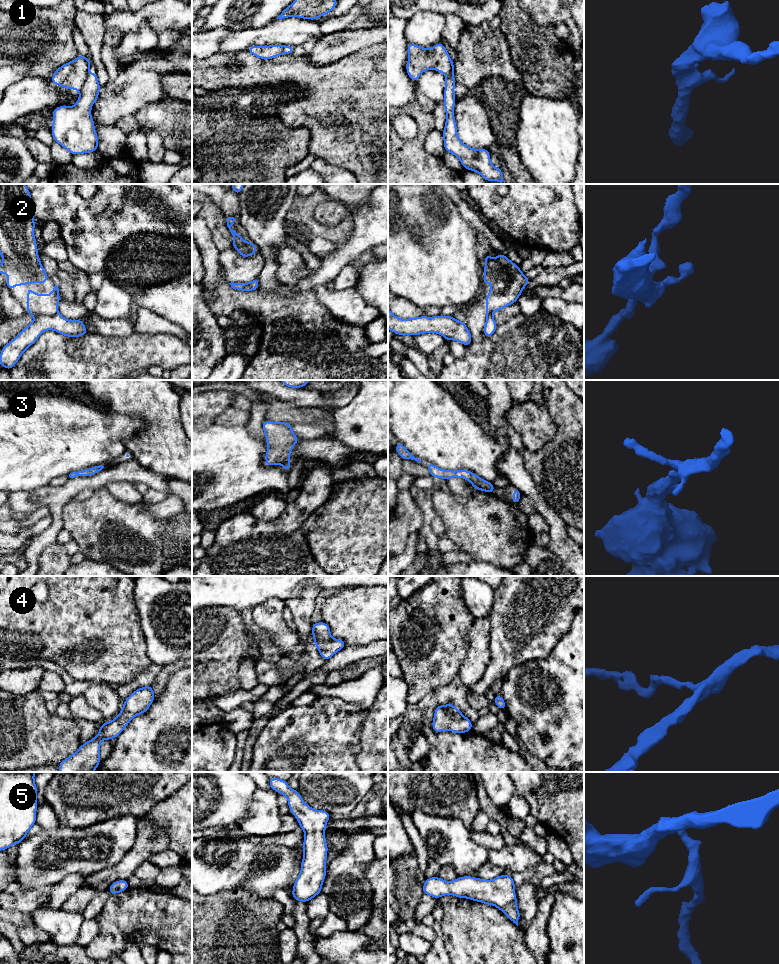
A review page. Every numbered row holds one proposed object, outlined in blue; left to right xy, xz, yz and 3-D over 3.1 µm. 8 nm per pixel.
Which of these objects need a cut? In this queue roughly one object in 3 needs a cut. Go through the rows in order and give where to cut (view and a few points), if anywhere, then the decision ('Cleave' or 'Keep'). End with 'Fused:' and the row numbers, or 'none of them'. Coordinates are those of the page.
1: Split along xy (88, 73), (80, 91). Cleave
2: Split along xy (57, 312), (53, 315), (37, 315), (34, 318). Cleave
3: No split. Keep
4: No split. Keep
5: No split. Keep
Fused: 1, 2

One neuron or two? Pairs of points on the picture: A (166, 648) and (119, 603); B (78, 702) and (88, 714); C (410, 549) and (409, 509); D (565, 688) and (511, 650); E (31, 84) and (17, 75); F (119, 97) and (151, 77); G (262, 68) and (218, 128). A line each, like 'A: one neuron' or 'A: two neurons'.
A: two neurons
B: one neuron
C: two neurons
D: two neurons
E: two neurons
F: one neuron
G: two neurons

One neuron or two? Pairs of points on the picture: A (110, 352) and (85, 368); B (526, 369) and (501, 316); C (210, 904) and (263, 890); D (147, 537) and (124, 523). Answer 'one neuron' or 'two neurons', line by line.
A: one neuron
B: two neurons
C: two neurons
D: one neuron

